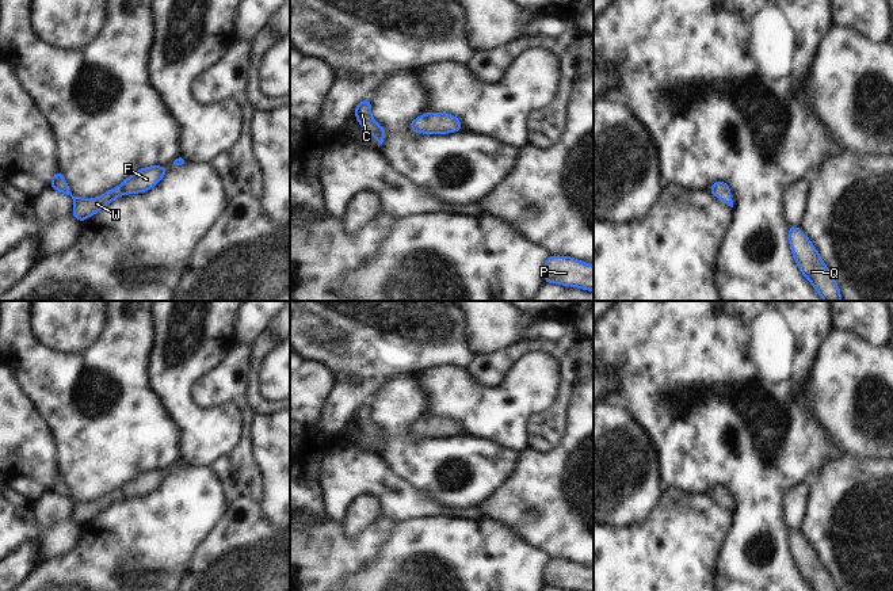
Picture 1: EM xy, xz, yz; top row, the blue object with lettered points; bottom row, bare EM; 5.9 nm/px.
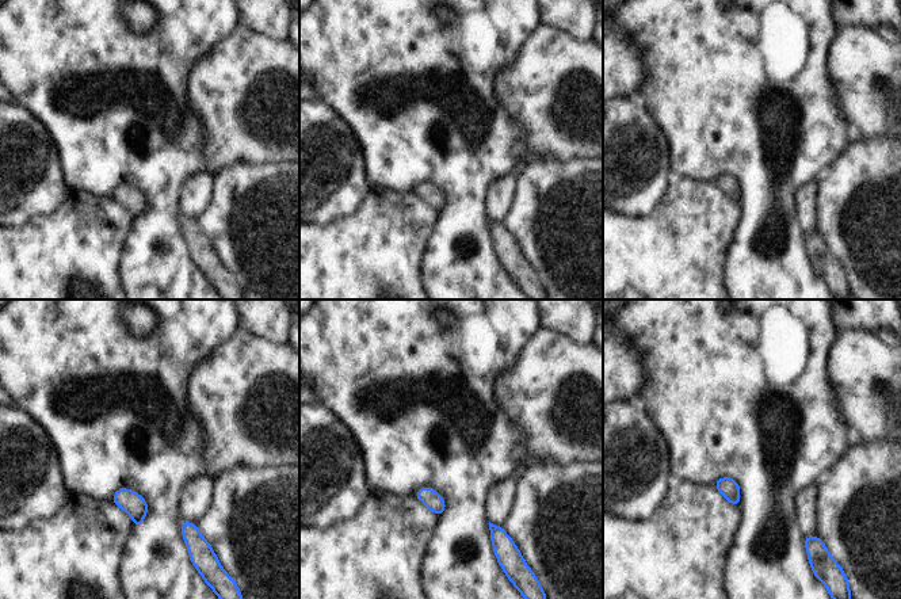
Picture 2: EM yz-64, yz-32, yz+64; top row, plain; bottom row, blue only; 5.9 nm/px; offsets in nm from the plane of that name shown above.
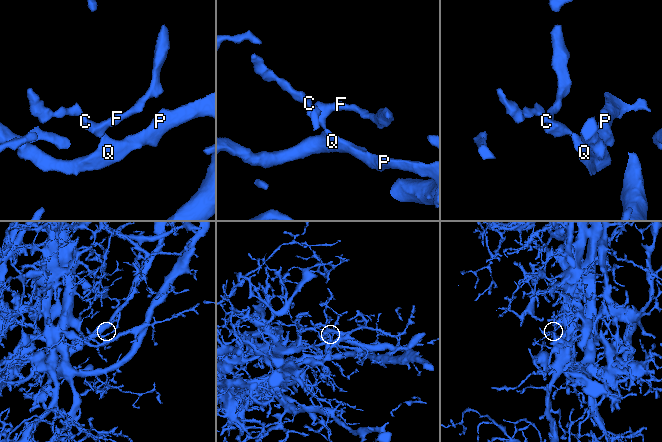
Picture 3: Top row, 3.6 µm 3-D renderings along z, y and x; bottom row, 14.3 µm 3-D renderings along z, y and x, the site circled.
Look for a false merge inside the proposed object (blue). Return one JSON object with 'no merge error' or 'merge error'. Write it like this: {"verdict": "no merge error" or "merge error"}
{"verdict": "no merge error"}

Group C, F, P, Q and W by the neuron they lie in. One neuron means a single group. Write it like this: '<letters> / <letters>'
C F P Q W

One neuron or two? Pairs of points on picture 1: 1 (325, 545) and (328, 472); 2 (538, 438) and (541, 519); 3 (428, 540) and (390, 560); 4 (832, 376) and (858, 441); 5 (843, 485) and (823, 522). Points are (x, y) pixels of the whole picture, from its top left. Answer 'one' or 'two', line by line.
1: two
2: two
3: one
4: one
5: one

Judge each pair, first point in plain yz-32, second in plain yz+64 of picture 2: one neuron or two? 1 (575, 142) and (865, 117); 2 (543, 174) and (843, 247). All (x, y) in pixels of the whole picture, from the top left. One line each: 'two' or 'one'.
1: one
2: one

